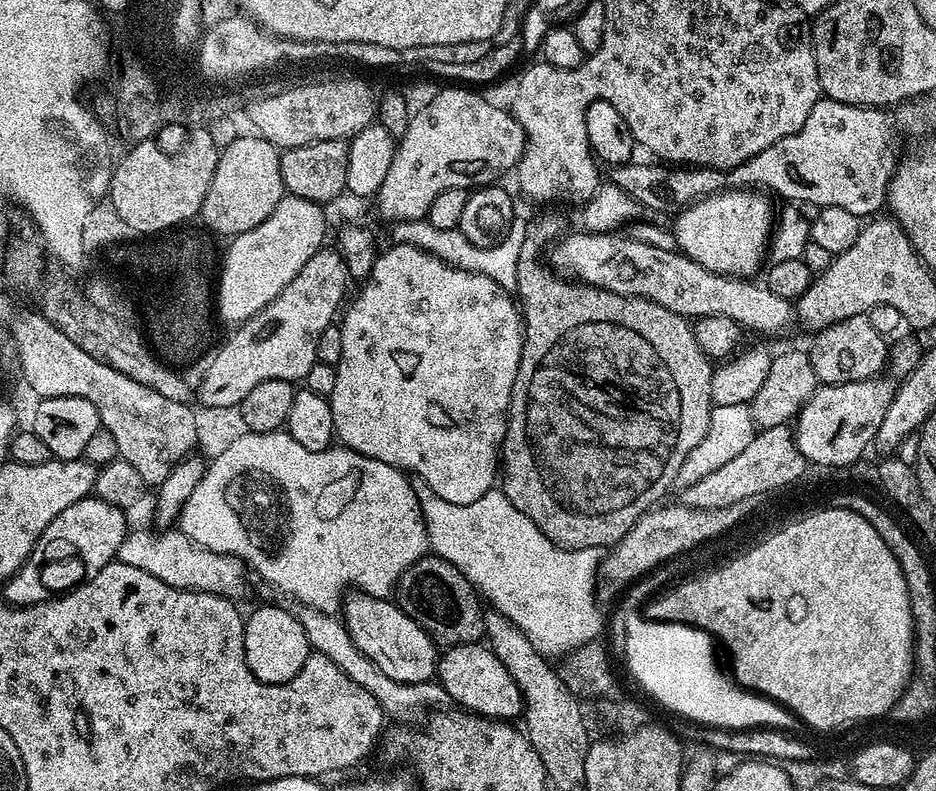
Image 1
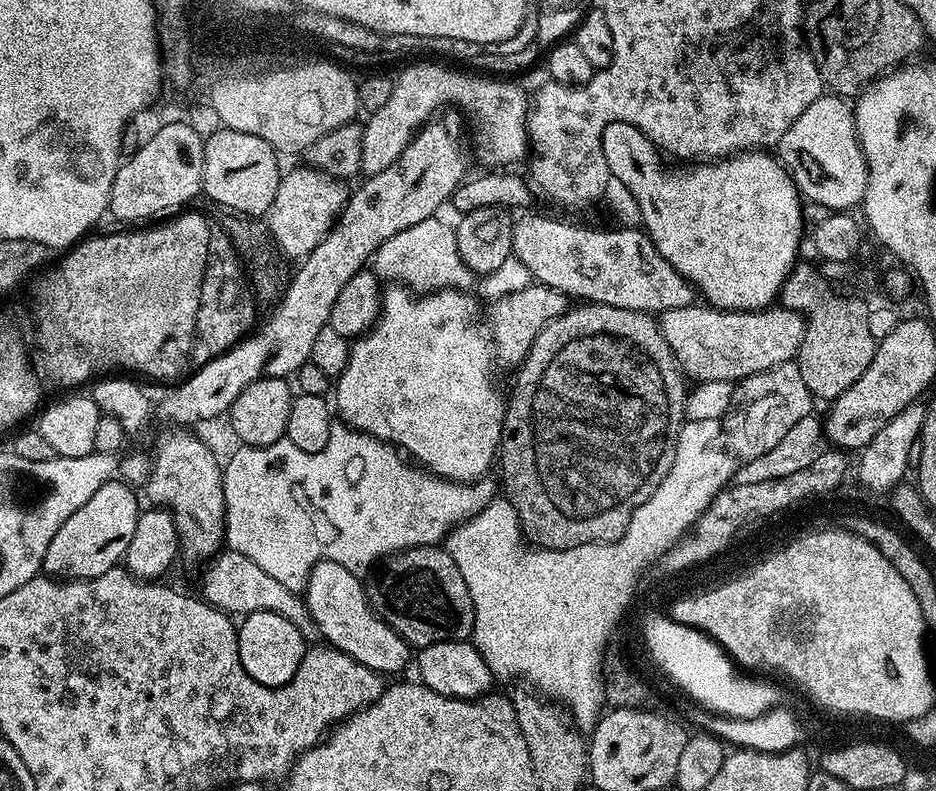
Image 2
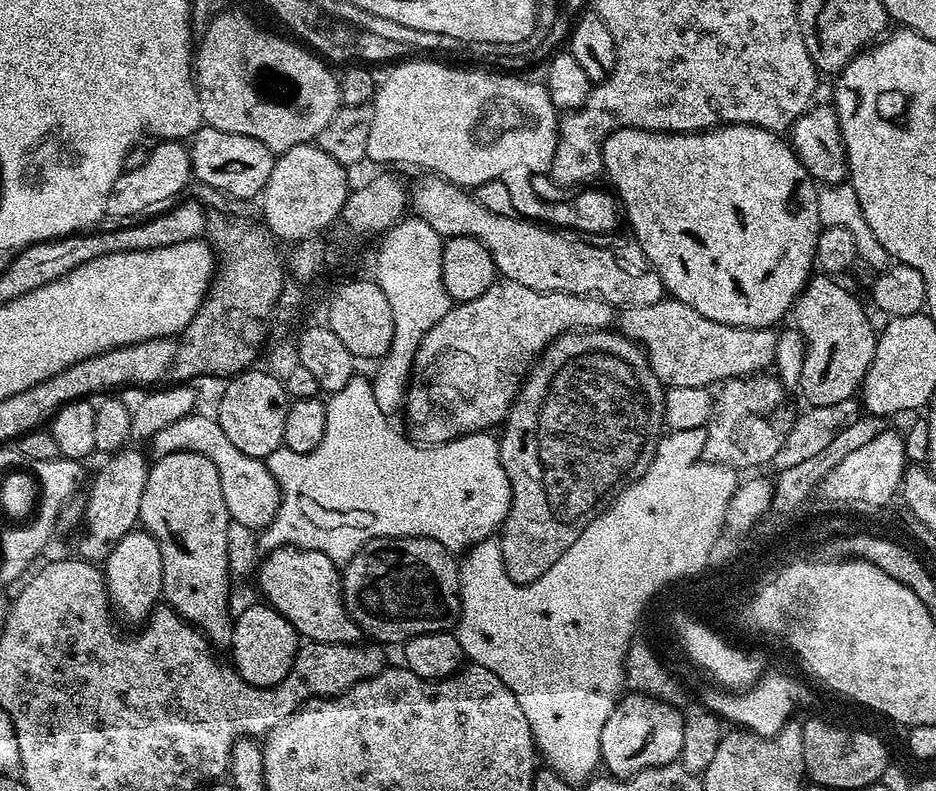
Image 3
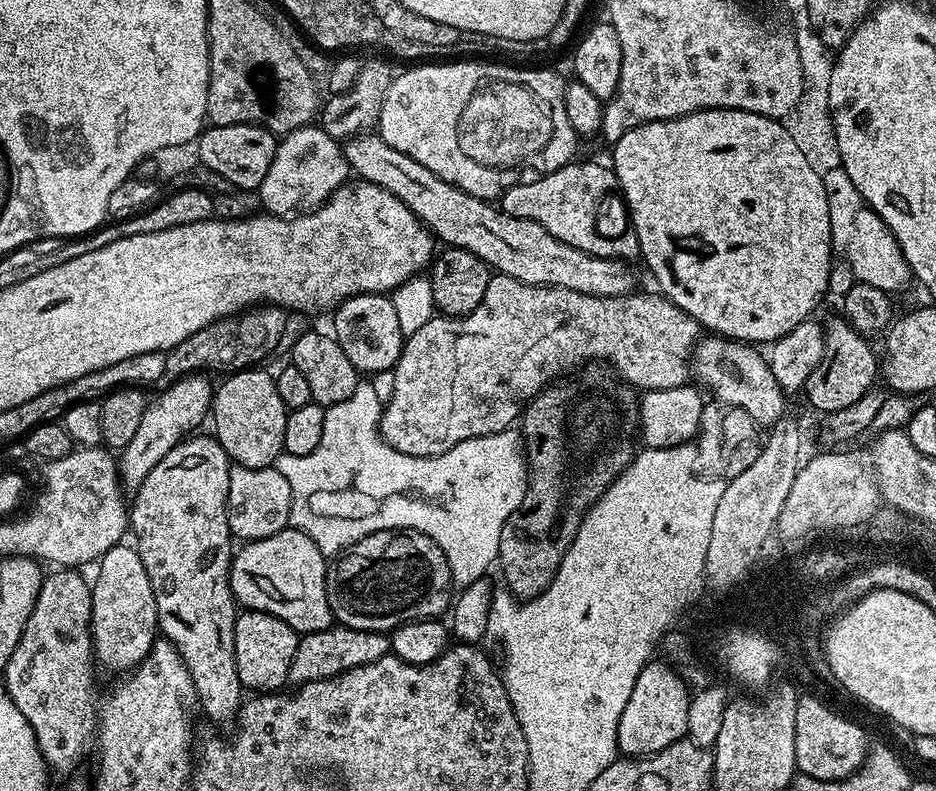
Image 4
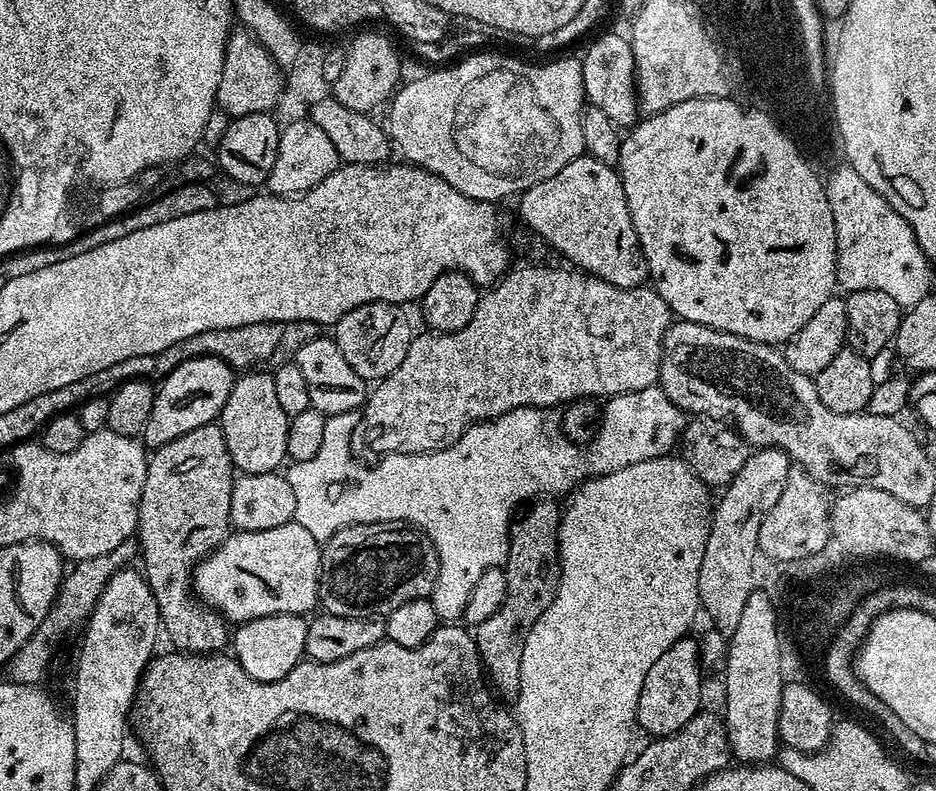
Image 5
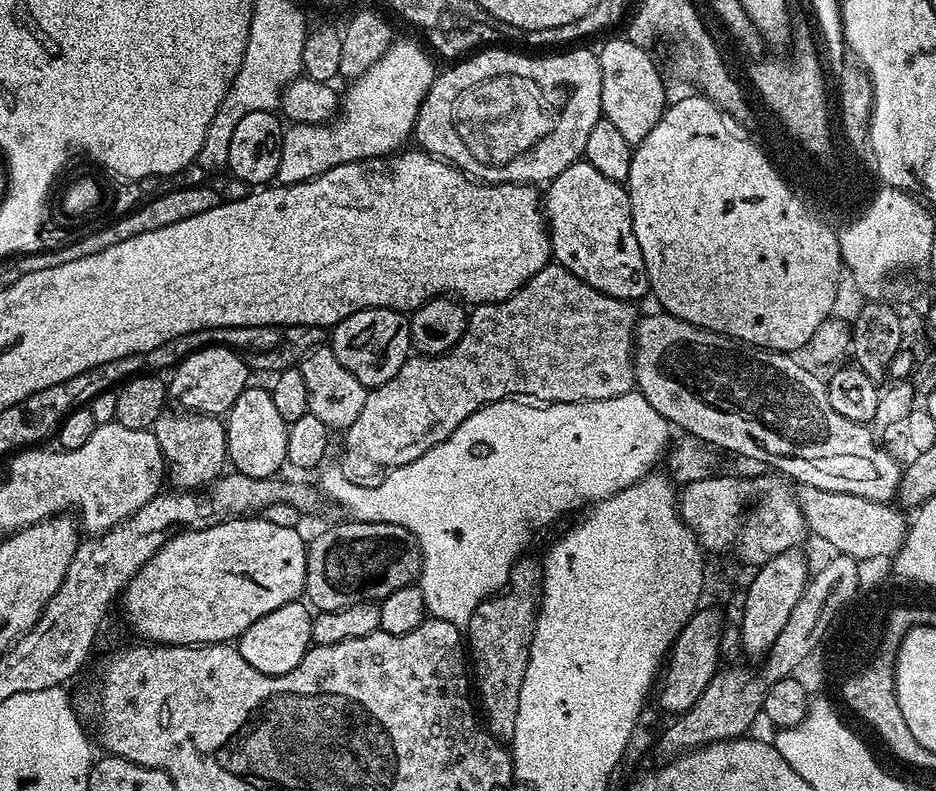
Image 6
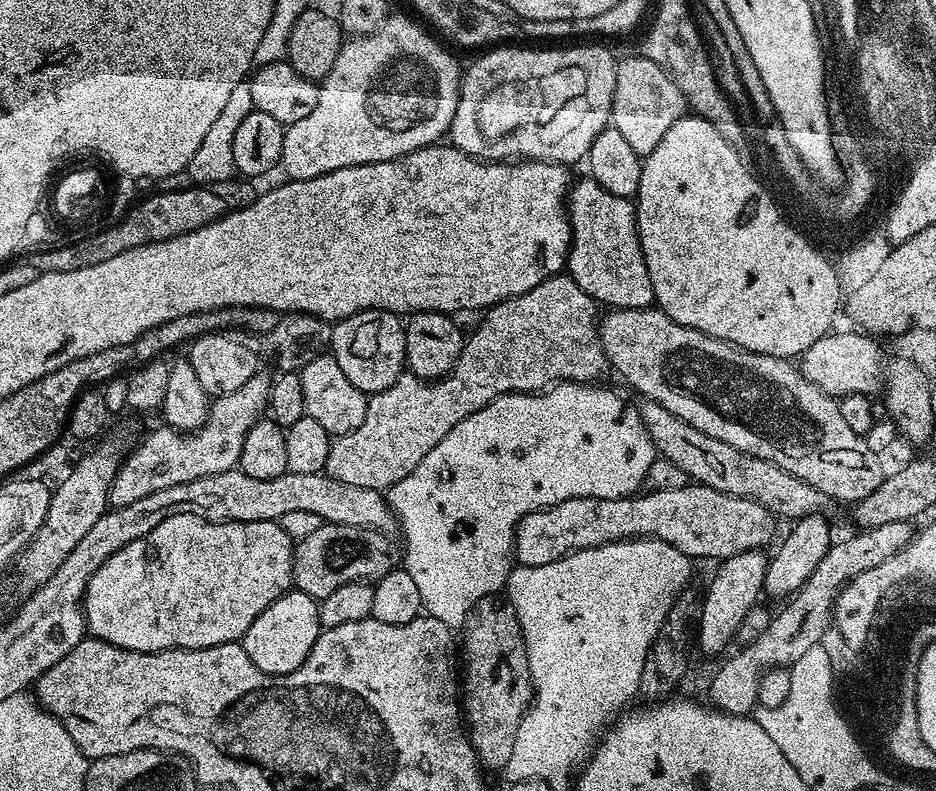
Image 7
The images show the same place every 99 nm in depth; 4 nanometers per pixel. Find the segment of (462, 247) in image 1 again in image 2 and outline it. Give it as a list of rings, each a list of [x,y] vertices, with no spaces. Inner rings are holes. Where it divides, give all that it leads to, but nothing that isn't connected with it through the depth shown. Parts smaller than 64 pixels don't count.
[[[440,219],[417,222],[415,226],[409,226],[408,229],[394,234],[394,238],[383,240],[374,253],[374,271],[377,277],[381,281],[403,286],[416,294],[440,292],[443,288],[472,290],[476,280],[480,280],[474,289],[475,295],[480,298],[485,296],[485,301],[488,302],[516,292],[518,261],[515,256],[508,256],[506,262],[502,262],[502,266],[498,266],[493,272],[481,275],[478,279],[477,273],[469,270],[458,254],[455,227]]]

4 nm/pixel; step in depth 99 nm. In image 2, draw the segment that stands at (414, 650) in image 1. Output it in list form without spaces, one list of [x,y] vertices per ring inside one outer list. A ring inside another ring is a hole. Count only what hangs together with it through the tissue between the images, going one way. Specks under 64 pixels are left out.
[[[319,560],[308,574],[308,582],[303,589],[302,595],[308,603],[310,614],[314,622],[320,628],[320,635],[331,647],[342,650],[350,654],[362,666],[370,666],[370,670],[381,674],[388,672],[400,672],[410,664],[410,645],[398,635],[396,631],[386,621],[377,616],[376,611],[368,605],[368,594],[365,585],[360,584],[360,580],[353,569],[342,566],[333,560]]]

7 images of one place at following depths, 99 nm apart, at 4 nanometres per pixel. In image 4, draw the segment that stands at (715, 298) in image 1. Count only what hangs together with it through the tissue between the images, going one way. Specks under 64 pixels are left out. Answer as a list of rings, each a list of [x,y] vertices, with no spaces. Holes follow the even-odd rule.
[[[378,134],[353,136],[342,148],[349,169],[359,179],[390,190],[410,211],[421,220],[441,245],[465,248],[470,254],[478,254],[489,269],[501,276],[518,278],[523,284],[537,284],[547,288],[578,290],[587,296],[629,296],[637,291],[636,272],[627,260],[598,258],[566,246],[550,230],[522,218],[506,214],[495,203],[480,200],[477,196],[458,190],[438,174],[426,170],[422,162],[414,162],[402,150],[386,146]]]

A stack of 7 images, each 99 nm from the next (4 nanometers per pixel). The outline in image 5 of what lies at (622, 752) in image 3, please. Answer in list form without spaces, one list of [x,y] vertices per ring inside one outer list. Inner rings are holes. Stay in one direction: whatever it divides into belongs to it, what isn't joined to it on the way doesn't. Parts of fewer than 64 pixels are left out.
[[[685,638],[674,642],[654,666],[650,666],[650,674],[646,674],[646,682],[642,682],[642,694],[638,694],[638,706],[636,707],[636,724],[644,732],[649,732],[649,737],[659,738],[669,736],[696,713],[701,711],[700,704],[700,645],[695,639]]]

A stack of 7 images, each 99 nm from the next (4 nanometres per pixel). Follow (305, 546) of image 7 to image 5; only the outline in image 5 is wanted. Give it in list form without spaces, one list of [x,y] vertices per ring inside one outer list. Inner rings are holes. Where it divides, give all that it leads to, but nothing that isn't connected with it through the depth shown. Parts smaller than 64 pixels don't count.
[[[350,524],[338,530],[320,549],[320,598],[324,612],[346,618],[387,618],[398,606],[431,597],[438,582],[438,554],[419,528],[387,524]]]

